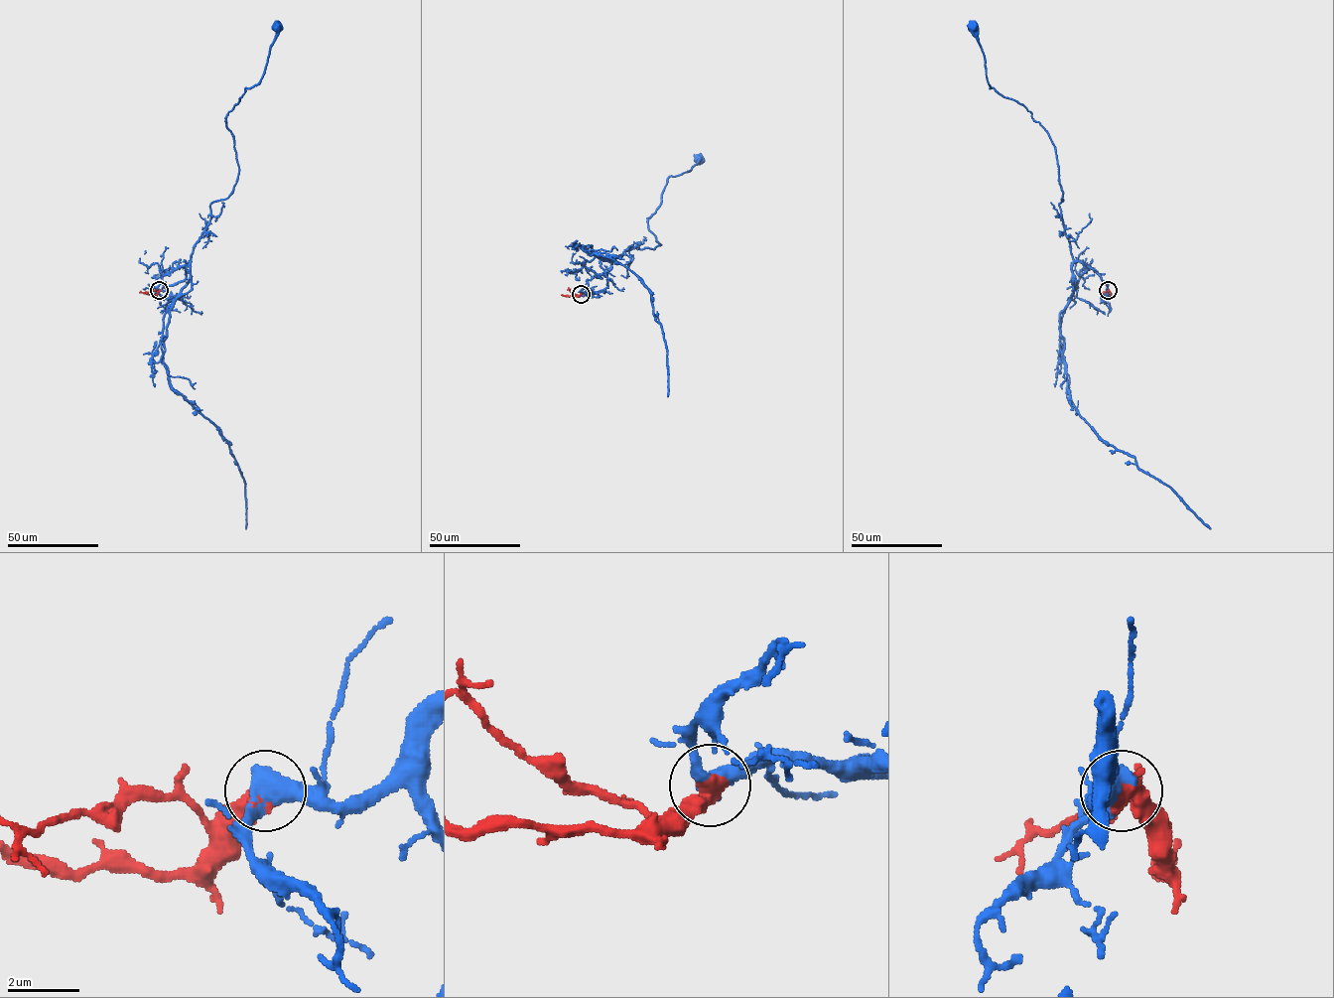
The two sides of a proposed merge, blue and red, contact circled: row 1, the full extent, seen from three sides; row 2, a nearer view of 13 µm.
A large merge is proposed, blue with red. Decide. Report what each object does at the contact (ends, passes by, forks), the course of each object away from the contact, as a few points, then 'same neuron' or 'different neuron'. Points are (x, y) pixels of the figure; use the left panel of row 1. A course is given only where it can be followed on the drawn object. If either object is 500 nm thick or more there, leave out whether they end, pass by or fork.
course blue (159, 290), (185, 278), (210, 205), (233, 190), (239, 165), (226, 115), (262, 75), (276, 27); course red (159, 290), (154, 294), (139, 292); same neuron

